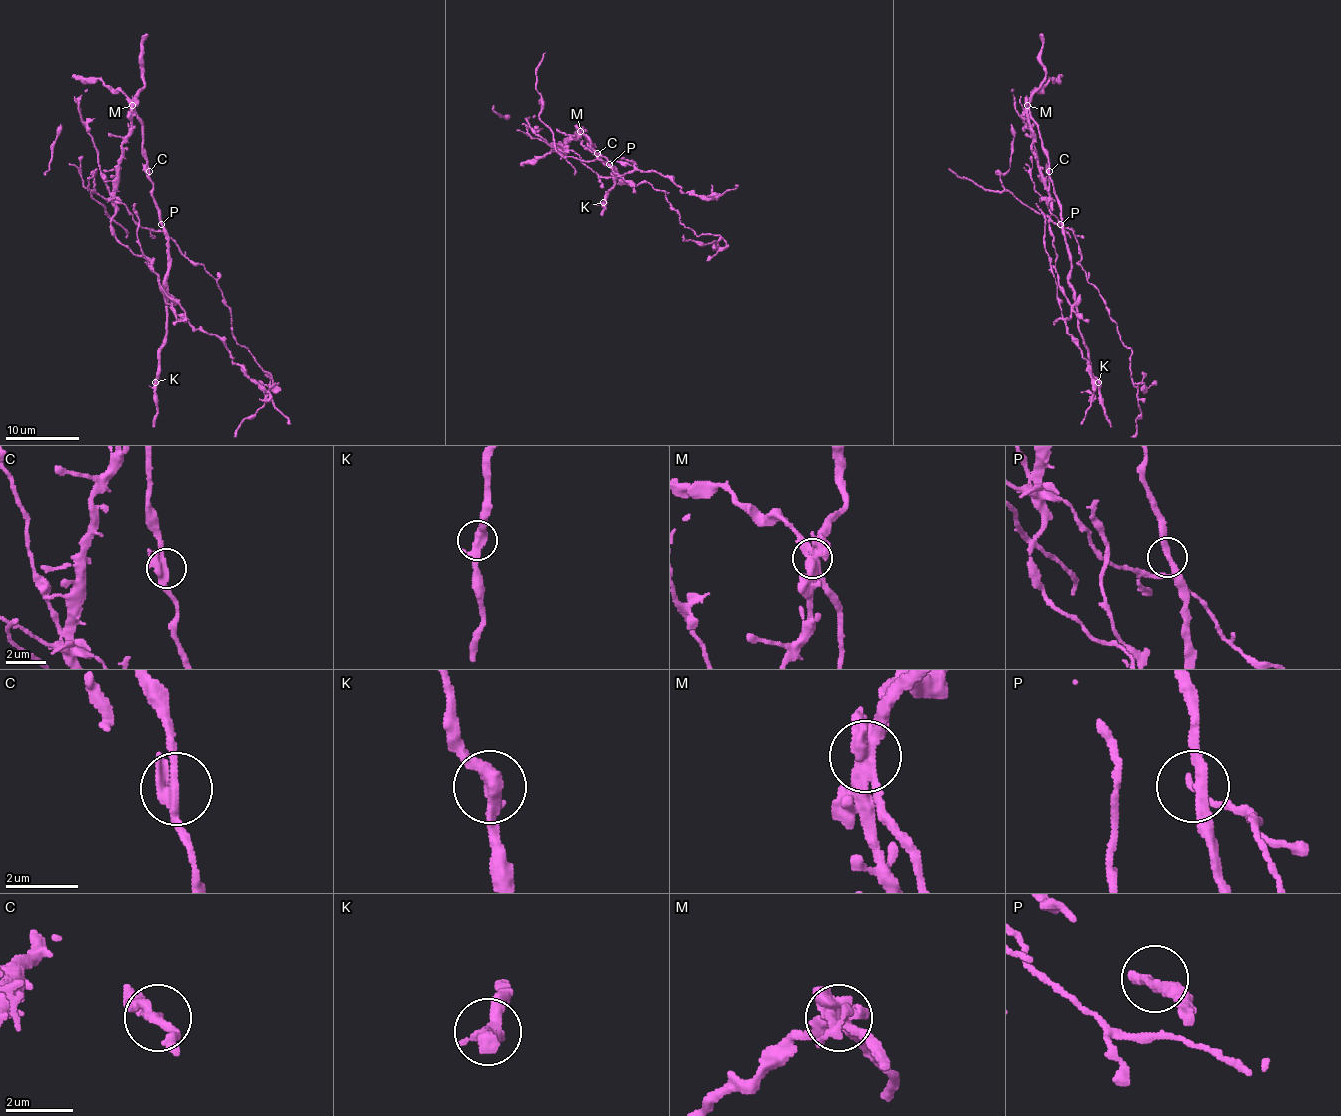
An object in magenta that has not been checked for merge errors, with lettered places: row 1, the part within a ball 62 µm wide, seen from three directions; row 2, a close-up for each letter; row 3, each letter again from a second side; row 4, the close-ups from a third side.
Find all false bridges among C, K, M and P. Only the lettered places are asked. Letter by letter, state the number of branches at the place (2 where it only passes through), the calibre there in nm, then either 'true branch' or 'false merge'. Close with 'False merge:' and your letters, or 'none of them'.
C: 3 | 280 nm | true branch
K: 3 | 360 nm | true branch
M: 5 | 420 nm | false merge
P: 2 | 280 nm | true branch
False merge: M

